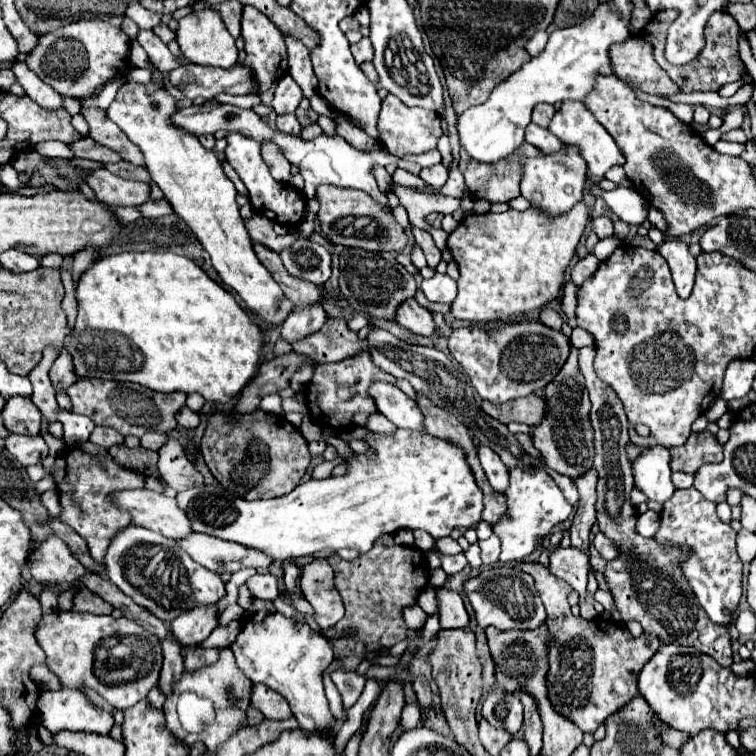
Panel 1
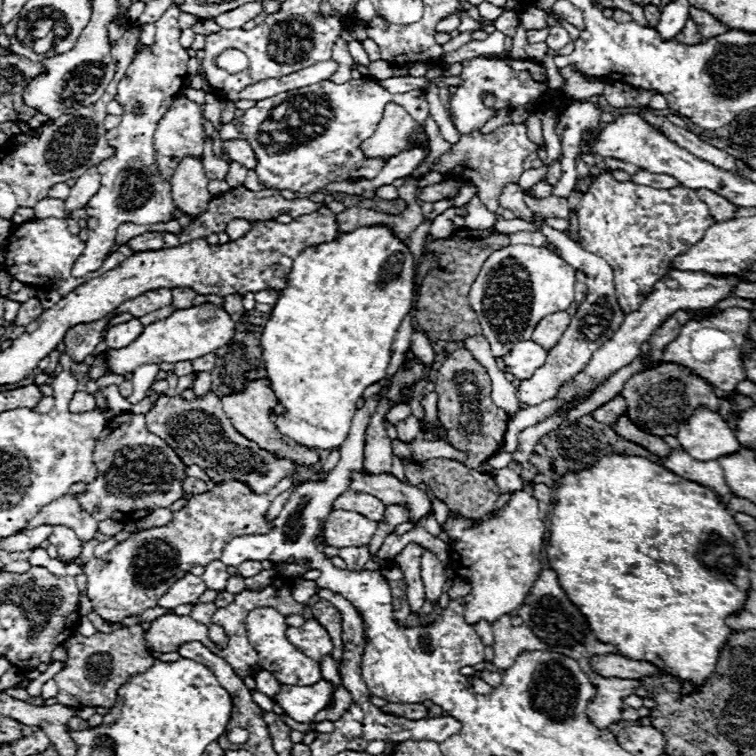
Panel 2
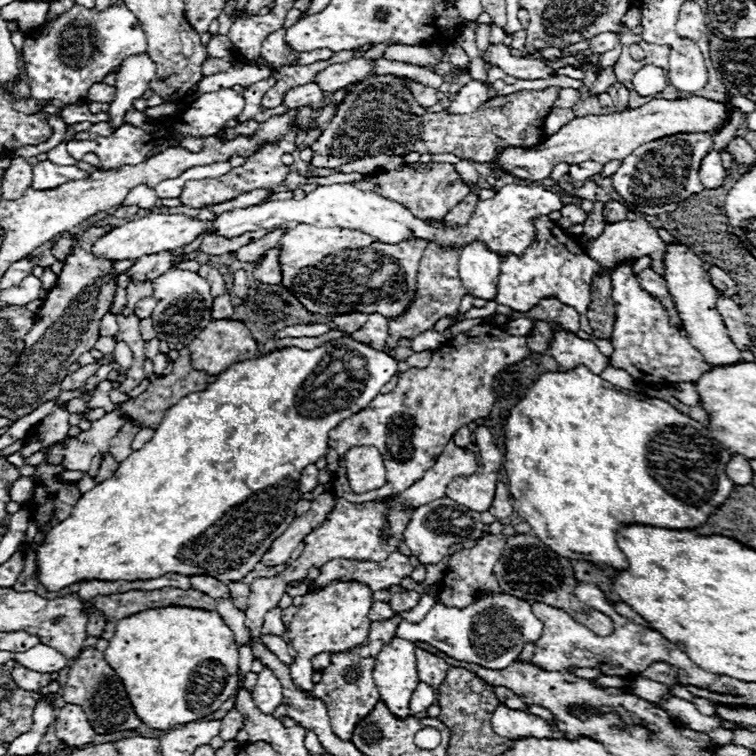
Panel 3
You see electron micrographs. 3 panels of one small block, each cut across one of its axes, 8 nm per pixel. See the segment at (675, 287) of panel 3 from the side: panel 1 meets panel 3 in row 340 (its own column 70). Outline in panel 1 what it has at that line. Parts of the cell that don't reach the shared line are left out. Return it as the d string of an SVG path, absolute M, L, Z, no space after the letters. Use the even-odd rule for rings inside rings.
M40 690L38 710L42 712L44 728L52 734L62 730L110 734L114 726L114 716L110 712L102 714L100 708L78 690Z

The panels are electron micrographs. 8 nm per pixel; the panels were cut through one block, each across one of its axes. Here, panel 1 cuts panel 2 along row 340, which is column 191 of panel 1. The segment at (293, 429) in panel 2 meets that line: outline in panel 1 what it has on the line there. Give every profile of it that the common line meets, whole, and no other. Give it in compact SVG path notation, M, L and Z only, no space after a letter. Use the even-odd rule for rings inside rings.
M120 252L120 254L104 256L98 262L94 262L80 276L80 280L76 284L76 300L78 300L78 318L76 318L74 328L72 328L72 334L68 334L64 340L64 348L72 356L74 372L78 378L136 382L136 384L142 384L150 390L158 390L158 392L166 392L166 394L176 392L176 390L184 390L186 394L198 392L210 402L226 404L248 384L248 380L254 376L254 372L258 368L258 356L260 356L260 348L262 348L260 328L252 322L250 314L236 304L236 300L230 292L226 292L220 284L210 280L208 274L200 266L196 266L192 260L188 260L184 256L178 256L172 252Z

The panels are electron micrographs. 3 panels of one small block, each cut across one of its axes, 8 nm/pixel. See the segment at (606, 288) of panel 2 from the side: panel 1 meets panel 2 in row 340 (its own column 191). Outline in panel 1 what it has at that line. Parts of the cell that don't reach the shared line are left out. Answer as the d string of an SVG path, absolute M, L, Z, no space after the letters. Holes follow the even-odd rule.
M130 524L124 530L120 530L104 556L106 562L106 574L108 578L134 602L150 610L156 618L164 620L166 624L172 622L178 614L188 610L194 604L214 604L220 598L226 596L224 582L220 574L206 570L198 562L194 562L176 540L166 538L158 532L152 532L148 528ZM142 554L164 554L158 562L156 560L140 560Z

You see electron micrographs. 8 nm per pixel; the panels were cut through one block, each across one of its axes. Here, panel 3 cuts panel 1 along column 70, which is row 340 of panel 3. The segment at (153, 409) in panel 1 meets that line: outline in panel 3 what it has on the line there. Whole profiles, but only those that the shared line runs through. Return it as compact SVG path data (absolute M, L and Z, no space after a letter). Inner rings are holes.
M428 244L422 258L420 258L420 268L418 268L418 282L416 282L416 296L414 300L410 302L410 306L406 308L404 314L396 316L390 320L388 324L388 340L384 344L384 352L390 352L390 350L396 350L398 348L398 342L400 340L412 340L416 338L418 334L422 334L424 330L432 328L442 316L446 314L454 314L458 312L460 308L460 300L462 296L466 294L466 288L462 286L460 278L458 278L458 252L460 250L442 250L438 248L436 244Z

